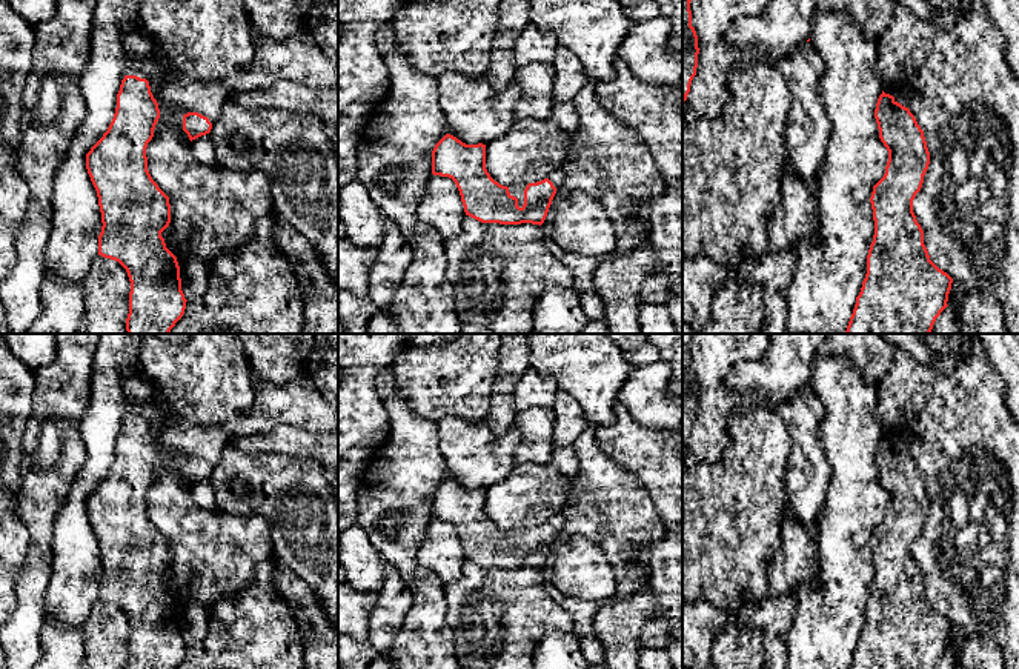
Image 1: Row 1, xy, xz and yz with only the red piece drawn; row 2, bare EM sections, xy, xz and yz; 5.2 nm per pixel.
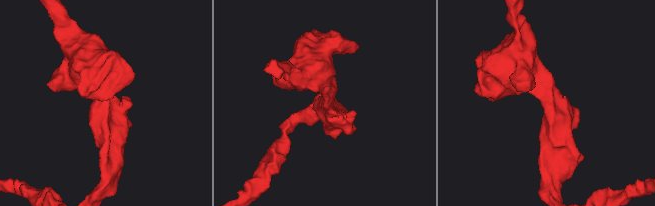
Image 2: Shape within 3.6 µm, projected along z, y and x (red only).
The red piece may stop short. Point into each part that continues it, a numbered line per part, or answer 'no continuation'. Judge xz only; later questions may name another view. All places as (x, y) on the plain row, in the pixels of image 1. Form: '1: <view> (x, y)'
1: xz (517, 535)

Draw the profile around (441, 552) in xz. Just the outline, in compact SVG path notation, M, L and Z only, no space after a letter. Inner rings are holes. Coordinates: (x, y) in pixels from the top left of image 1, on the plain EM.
M432 518L418 551L418 566L429 569L443 583L452 583L461 577L464 561L464 551L455 526Z

